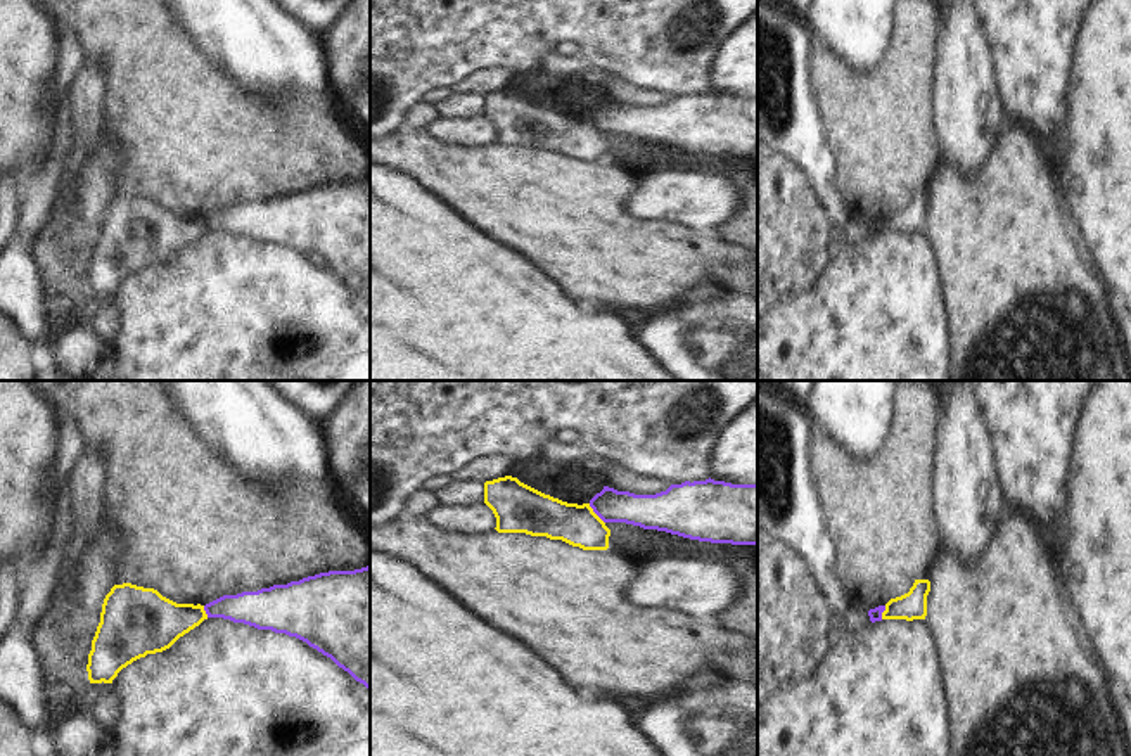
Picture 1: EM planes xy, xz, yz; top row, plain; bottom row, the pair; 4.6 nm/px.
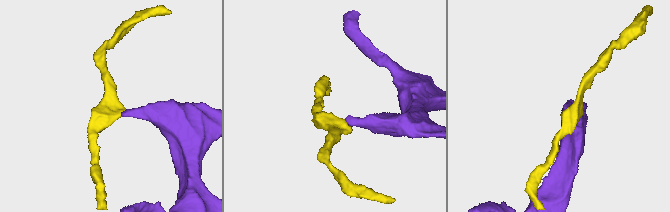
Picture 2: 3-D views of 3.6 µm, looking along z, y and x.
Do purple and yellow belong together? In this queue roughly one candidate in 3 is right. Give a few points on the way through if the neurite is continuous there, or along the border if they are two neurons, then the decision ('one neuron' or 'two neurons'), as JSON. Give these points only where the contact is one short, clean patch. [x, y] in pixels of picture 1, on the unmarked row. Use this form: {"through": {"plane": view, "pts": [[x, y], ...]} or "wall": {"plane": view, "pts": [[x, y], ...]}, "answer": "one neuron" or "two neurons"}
{"wall": {"plane": "xz", "pts": [[588, 116], [604, 135]]}, "answer": "two neurons"}

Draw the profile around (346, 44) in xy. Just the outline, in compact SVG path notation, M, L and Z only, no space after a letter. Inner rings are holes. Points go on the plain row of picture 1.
M349 0L320 36L332 92L342 104L361 86L370 86L370 0Z

